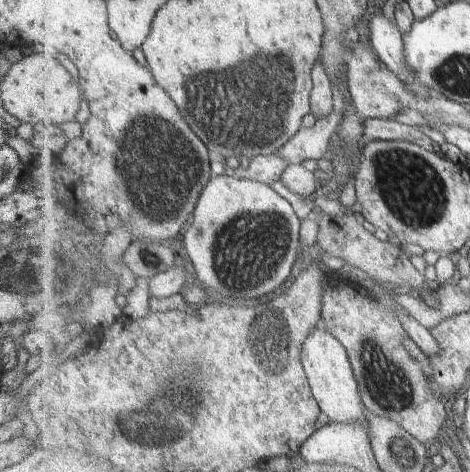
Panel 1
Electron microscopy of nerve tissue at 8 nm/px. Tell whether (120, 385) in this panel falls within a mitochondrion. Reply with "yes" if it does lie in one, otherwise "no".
no

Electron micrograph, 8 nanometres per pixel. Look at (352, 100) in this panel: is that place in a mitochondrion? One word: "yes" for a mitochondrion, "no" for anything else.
no

